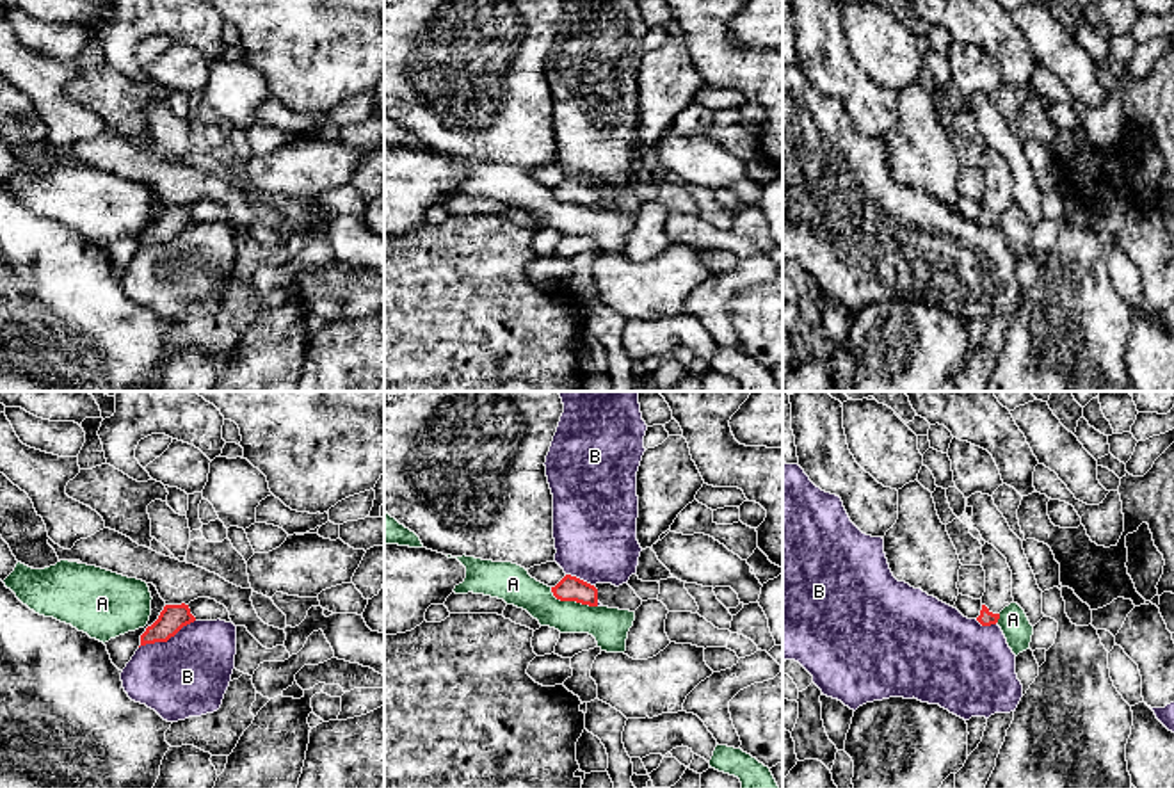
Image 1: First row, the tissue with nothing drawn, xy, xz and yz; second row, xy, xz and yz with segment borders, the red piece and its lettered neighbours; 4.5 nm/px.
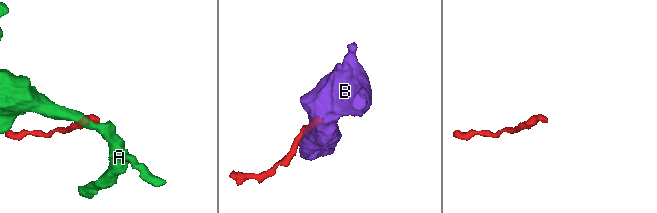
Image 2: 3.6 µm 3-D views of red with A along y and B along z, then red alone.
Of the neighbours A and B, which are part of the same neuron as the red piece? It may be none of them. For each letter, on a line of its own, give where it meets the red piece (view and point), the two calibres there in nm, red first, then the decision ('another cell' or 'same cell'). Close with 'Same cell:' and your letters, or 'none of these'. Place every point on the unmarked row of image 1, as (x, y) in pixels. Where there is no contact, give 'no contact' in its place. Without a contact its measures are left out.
A: xz (571, 201) | 110/170 nm | another cell
B: xy (166, 242) | 120/360 nm | another cell
Same cell: none of these

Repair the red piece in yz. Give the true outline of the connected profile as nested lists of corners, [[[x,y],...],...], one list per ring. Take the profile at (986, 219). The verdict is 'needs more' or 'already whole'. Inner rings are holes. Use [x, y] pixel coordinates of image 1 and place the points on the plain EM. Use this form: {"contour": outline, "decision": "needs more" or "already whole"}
{"contour": [[[989,144],[982,148],[982,169],[985,173],[985,194],[982,201],[982,212],[977,222],[982,228],[996,226],[1000,213],[1014,205],[1012,199],[1012,173],[1007,160]]], "decision": "needs more"}

